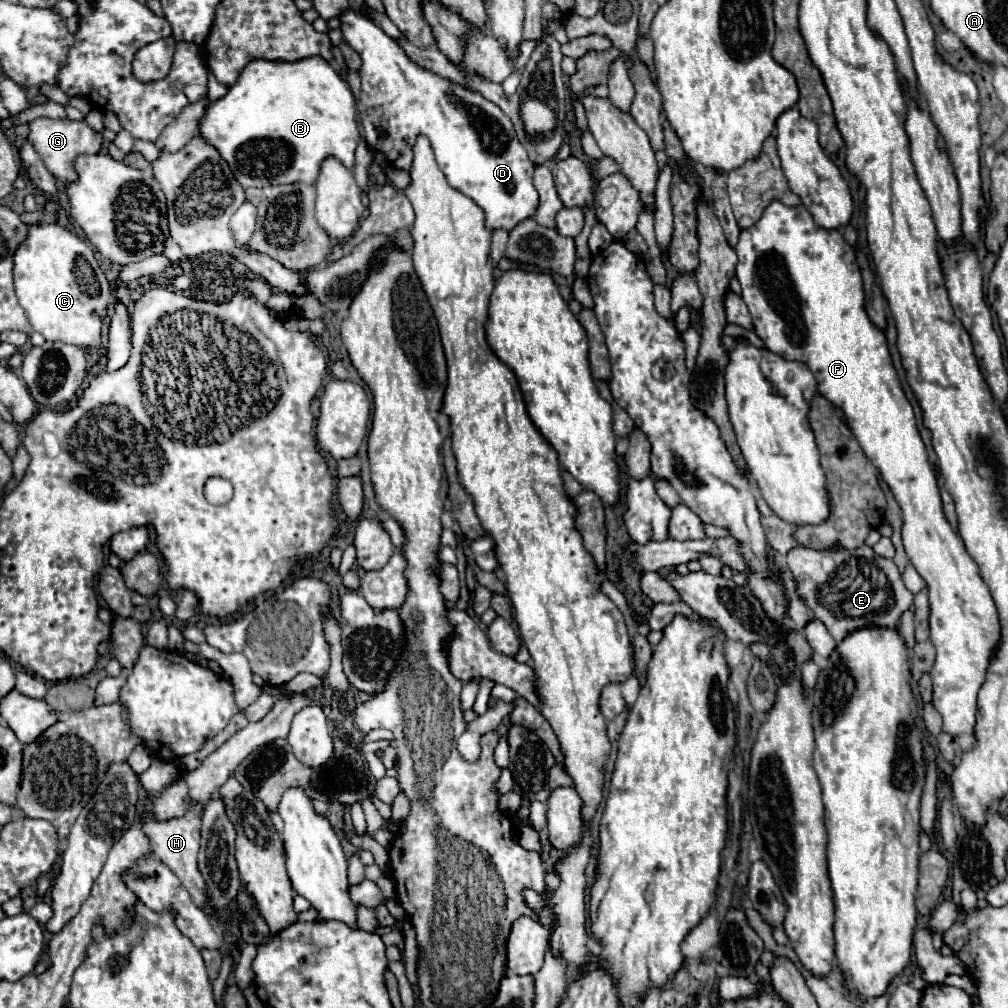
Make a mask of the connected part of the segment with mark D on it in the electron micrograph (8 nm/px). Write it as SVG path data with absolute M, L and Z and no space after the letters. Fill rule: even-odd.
M351 10L341 14L341 30L343 38L363 60L357 106L359 122L365 128L365 142L373 152L383 154L391 166L409 172L415 138L425 134L449 186L469 196L485 212L485 226L489 230L513 230L521 220L535 216L539 202L533 186L535 166L517 140L513 122L497 104L475 90L421 68L405 54L397 40Z

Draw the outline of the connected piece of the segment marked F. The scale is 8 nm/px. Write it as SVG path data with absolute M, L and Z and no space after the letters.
M775 200L763 212L761 220L755 226L741 232L735 252L739 256L737 280L741 282L743 300L751 312L755 334L773 354L785 360L799 360L809 366L809 370L817 378L819 392L843 410L845 420L853 436L861 444L865 456L869 456L869 460L879 468L883 480L889 484L895 500L903 510L903 544L909 560L929 588L931 640L937 648L931 672L933 704L943 716L943 732L951 736L973 736L977 692L985 682L991 656L997 652L997 646L1001 642L997 608L987 584L979 576L977 564L967 554L963 540L951 530L949 522L943 516L937 478L927 460L927 450L917 428L913 406L909 404L901 388L897 370L887 350L885 334L877 326L873 326L865 312L863 282L855 250L843 240L839 230L817 228L807 208L789 208Z

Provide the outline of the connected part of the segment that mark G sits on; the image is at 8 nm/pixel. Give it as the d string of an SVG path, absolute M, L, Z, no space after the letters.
M37 118L29 124L29 144L37 150L41 160L45 162L47 170L61 182L69 184L77 180L77 170L75 170L75 158L81 154L97 154L103 146L103 136L95 132L85 120L53 120L53 118Z

